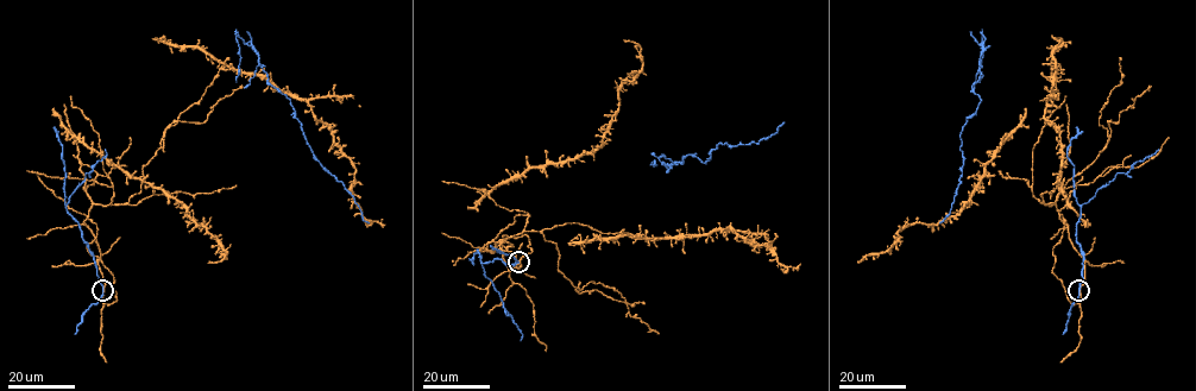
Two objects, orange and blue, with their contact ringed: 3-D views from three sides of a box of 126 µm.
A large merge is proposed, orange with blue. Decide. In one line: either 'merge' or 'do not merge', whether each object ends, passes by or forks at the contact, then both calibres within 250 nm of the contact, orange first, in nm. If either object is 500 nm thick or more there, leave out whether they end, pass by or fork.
do not merge; orange passes by; blue passes by; calibres 280 and 280 nm

